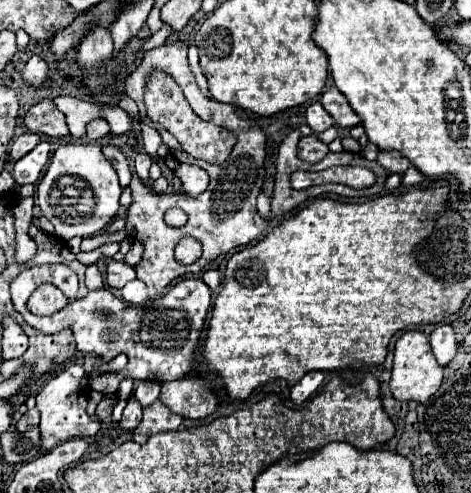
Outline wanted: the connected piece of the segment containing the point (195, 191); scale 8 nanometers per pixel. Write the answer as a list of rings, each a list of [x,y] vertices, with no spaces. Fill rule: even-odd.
[[[182,163],[178,167],[176,175],[182,179],[182,189],[190,197],[196,197],[196,195],[204,193],[204,189],[208,187],[208,173],[204,169],[200,169],[198,165]]]

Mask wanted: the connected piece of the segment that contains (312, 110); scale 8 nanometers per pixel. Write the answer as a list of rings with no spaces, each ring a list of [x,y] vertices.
[[[312,103],[306,109],[306,125],[314,131],[314,133],[322,133],[328,127],[334,125],[334,119],[326,113],[326,109],[320,103]]]

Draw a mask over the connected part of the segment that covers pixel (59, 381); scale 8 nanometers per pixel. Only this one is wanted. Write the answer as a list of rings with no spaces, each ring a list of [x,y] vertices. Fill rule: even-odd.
[[[70,365],[66,371],[56,375],[46,383],[46,387],[36,395],[36,407],[40,411],[40,433],[42,433],[42,451],[56,447],[58,443],[76,439],[76,437],[92,437],[101,429],[101,422],[92,419],[86,413],[90,394],[89,376],[81,365]]]

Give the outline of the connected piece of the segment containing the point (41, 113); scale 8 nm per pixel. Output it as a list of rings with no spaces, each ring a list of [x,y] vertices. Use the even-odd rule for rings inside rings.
[[[44,99],[36,103],[24,117],[24,123],[32,133],[38,133],[38,135],[48,135],[54,139],[68,135],[66,117],[64,113],[60,113],[60,109],[54,105],[52,99]]]

